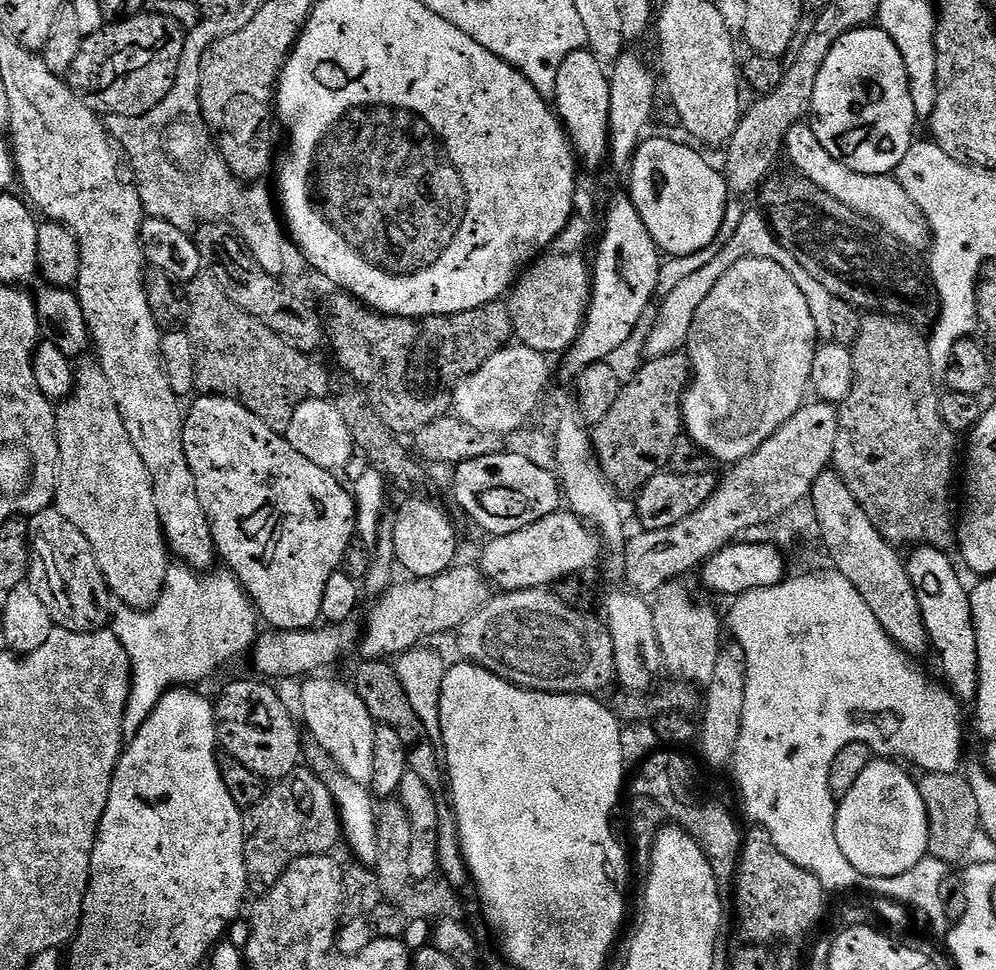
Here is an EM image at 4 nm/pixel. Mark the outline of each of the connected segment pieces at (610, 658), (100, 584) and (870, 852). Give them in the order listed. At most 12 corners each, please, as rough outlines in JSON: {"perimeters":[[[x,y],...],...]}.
{"perimeters":[[[501,591],[459,628],[465,661],[530,692],[614,684],[599,615]],[[55,506],[27,521],[27,583],[53,625],[107,629],[102,570]],[[876,758],[836,806],[842,854],[894,878],[928,856],[919,783]]]}

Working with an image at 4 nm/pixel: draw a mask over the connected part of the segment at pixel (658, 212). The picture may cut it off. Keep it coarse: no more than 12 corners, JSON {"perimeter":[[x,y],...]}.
{"perimeter":[[645,139],[630,195],[669,257],[705,250],[730,209],[691,143]]}

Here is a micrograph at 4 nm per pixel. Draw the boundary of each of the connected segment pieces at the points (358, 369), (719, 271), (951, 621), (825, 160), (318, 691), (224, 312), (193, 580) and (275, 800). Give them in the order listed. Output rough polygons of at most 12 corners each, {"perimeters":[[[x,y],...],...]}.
{"perimeters":[[[337,291],[326,336],[397,434],[453,411],[514,336],[507,303],[386,316]],[[763,211],[640,319],[645,357],[681,351],[694,314],[730,266],[755,256],[798,282],[817,337],[834,341],[834,298],[782,246]],[[949,553],[906,563],[929,645],[953,696],[980,689],[972,597]],[[808,122],[784,139],[793,169],[882,226],[931,245],[928,219],[891,175],[850,170]],[[313,675],[300,708],[352,784],[371,785],[377,723],[351,683]],[[187,281],[196,388],[287,433],[328,372],[230,302]],[[173,563],[152,608],[115,613],[125,733],[167,692],[255,645],[231,571]],[[312,772],[275,781],[244,818],[248,890],[342,840],[336,798]]]}

